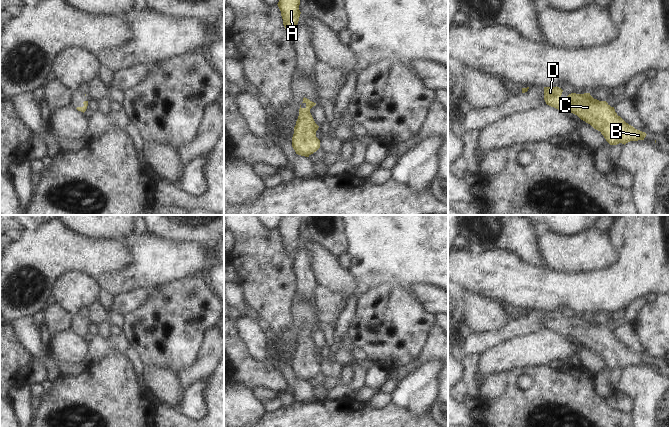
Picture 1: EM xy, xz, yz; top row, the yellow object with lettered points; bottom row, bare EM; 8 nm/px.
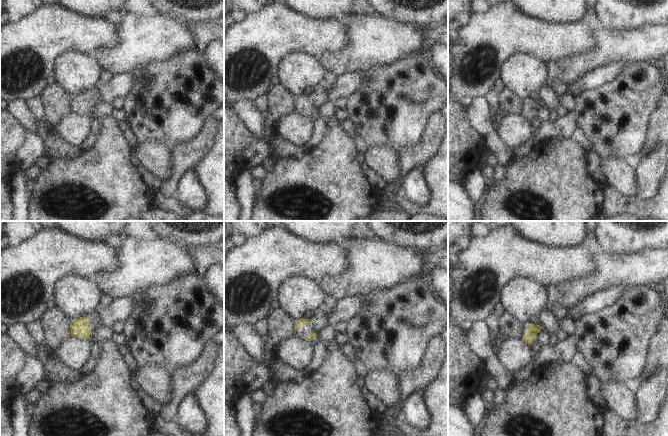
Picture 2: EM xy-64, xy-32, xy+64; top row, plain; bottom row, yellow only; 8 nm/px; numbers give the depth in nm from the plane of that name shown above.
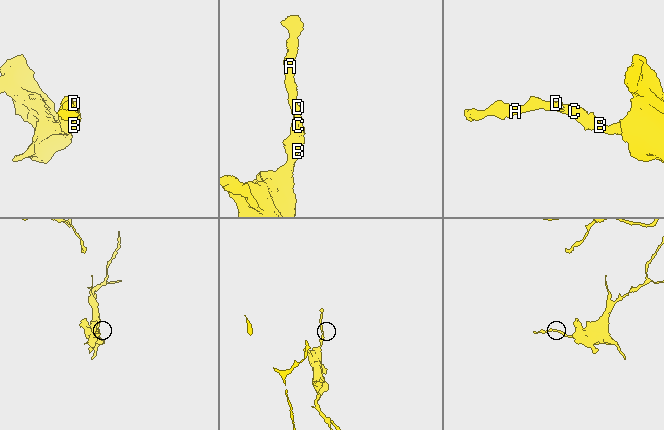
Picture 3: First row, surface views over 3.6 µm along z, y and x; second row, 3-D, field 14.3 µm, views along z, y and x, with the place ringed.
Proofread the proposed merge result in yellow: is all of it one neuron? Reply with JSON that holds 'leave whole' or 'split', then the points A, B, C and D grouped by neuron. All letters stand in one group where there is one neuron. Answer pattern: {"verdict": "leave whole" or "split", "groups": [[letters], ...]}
{"verdict": "leave whole", "groups": [["A", "B", "C", "D"]]}

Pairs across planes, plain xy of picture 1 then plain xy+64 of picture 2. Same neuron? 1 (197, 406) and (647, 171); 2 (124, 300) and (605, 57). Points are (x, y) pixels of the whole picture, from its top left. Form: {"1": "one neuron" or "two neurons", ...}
{"1": "one neuron", "2": "two neurons"}

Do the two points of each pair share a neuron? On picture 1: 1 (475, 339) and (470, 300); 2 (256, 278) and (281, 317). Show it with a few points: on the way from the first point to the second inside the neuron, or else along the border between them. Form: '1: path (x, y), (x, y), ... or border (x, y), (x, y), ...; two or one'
1: border (497, 329), (471, 332); two
2: path (266, 288), (270, 292), (274, 307); one

